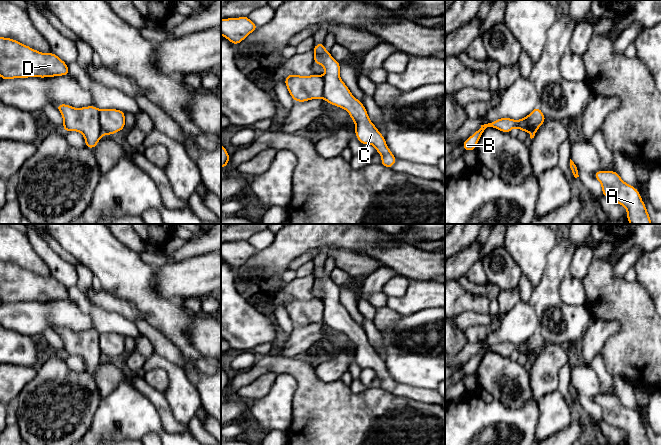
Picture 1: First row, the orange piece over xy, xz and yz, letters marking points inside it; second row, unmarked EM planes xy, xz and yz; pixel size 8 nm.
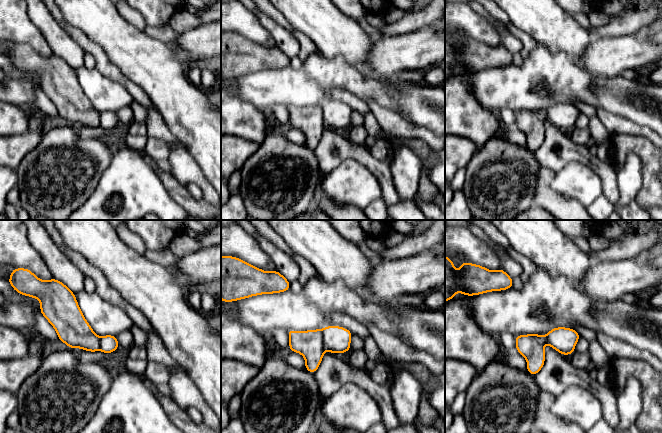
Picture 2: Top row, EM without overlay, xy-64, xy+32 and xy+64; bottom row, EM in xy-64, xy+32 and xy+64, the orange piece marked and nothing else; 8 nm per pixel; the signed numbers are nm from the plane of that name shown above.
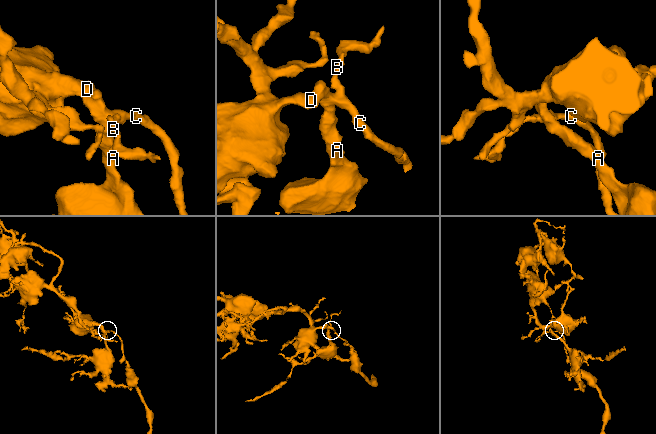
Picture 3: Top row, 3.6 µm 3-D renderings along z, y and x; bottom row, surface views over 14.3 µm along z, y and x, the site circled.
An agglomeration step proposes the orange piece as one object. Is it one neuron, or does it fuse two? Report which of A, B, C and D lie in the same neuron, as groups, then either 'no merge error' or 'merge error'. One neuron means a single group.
A D / B C | merge error

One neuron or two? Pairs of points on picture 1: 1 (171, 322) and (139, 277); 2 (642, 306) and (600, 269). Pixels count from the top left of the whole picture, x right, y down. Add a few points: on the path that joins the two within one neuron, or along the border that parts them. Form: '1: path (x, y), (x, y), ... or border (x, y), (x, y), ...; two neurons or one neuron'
1: path (160, 311), (144, 295), (140, 288); one neuron
2: path (631, 301), (610, 280); one neuron

